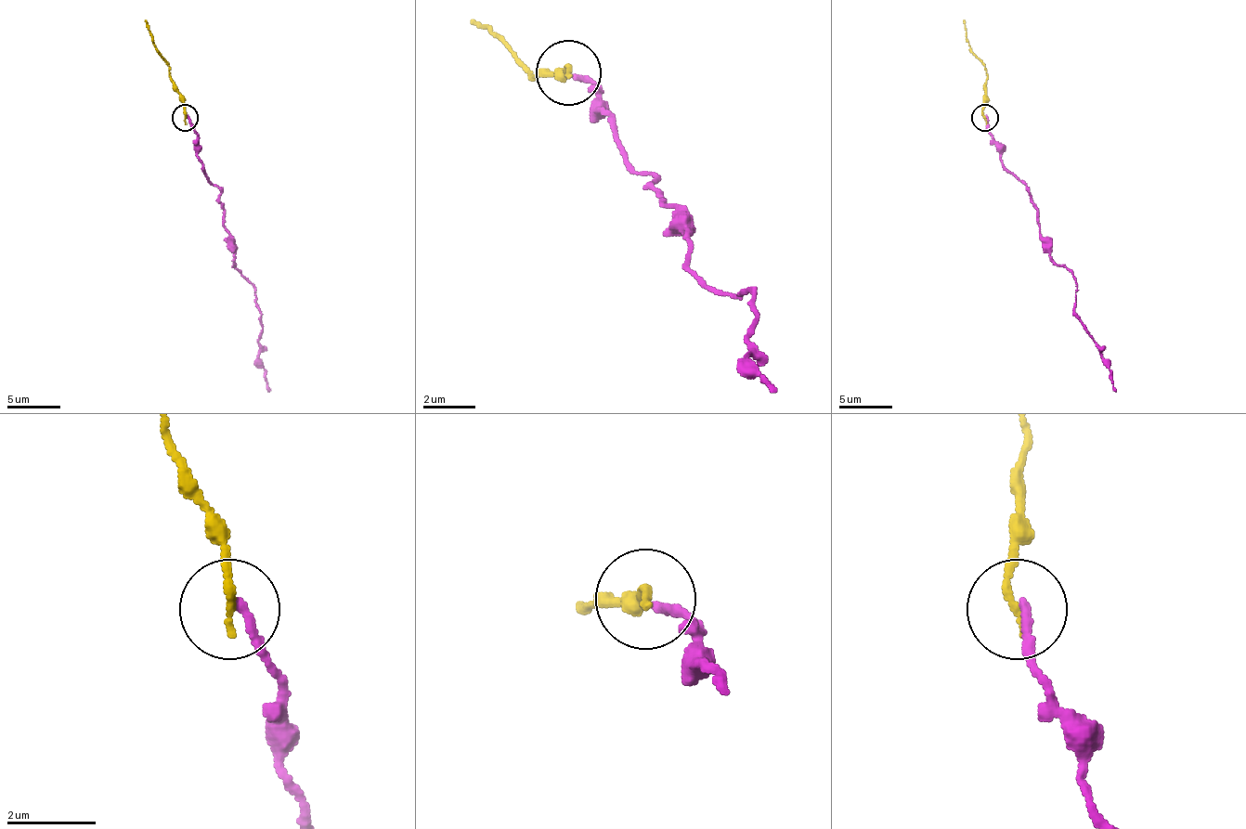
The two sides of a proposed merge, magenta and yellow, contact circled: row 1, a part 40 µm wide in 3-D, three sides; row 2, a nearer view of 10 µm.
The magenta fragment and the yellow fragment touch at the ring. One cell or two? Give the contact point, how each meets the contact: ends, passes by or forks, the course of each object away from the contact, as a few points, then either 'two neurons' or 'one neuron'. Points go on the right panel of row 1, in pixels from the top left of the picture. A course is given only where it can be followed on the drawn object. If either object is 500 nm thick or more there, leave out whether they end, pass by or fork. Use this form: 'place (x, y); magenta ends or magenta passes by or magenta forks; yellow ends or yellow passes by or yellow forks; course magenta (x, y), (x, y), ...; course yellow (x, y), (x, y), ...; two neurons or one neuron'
place (985, 118); magenta ends; yellow ends; course magenta (987, 117), (1003, 165), (1030, 191), (1043, 251), (1064, 266), (1078, 285), (1075, 317), (1099, 349), (1115, 392); course yellow (984, 117), (987, 69), (970, 50), (963, 20); two neurons

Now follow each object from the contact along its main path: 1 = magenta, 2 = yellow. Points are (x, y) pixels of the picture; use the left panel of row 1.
1: (186, 117), (196, 136), (204, 175), (220, 191), (234, 266), (253, 285), (260, 317), (257, 349), (268, 392)
2: (186, 117), (186, 98), (156, 50), (146, 20)

